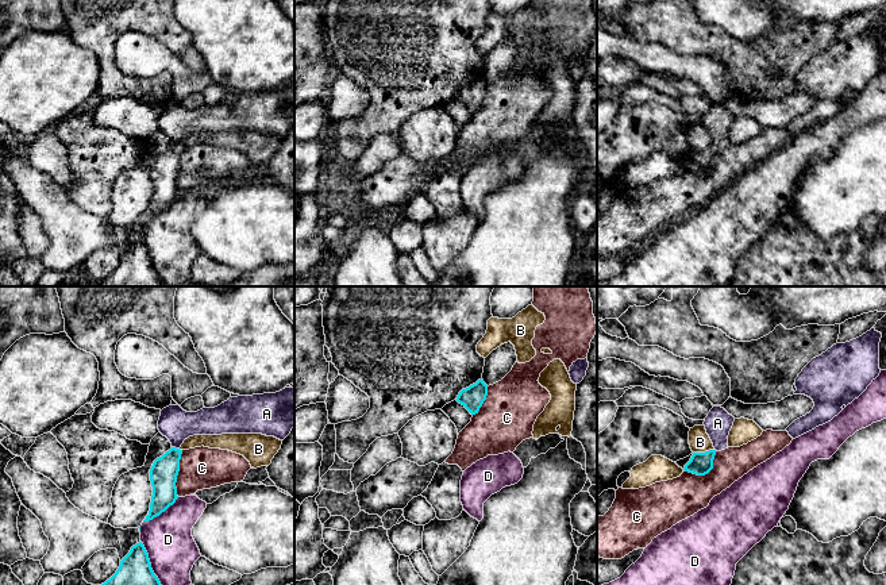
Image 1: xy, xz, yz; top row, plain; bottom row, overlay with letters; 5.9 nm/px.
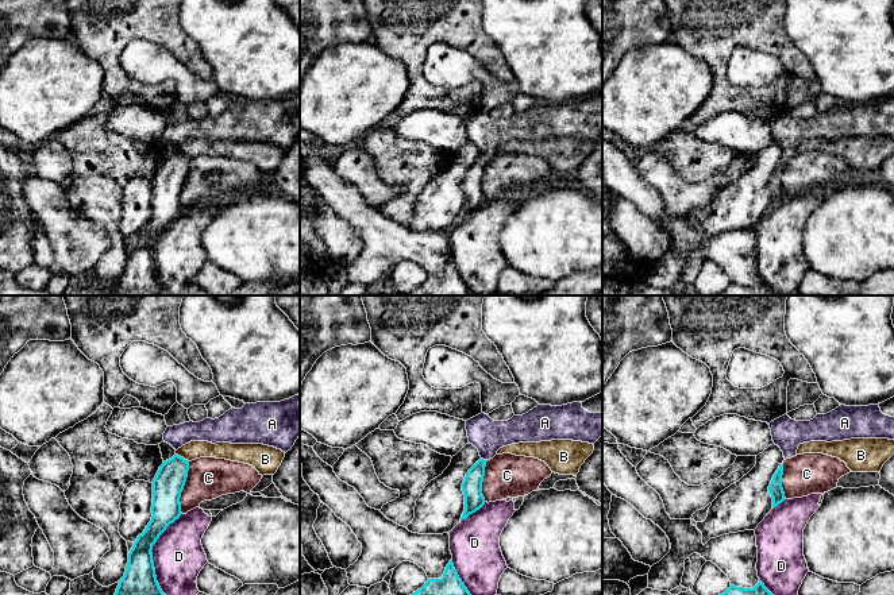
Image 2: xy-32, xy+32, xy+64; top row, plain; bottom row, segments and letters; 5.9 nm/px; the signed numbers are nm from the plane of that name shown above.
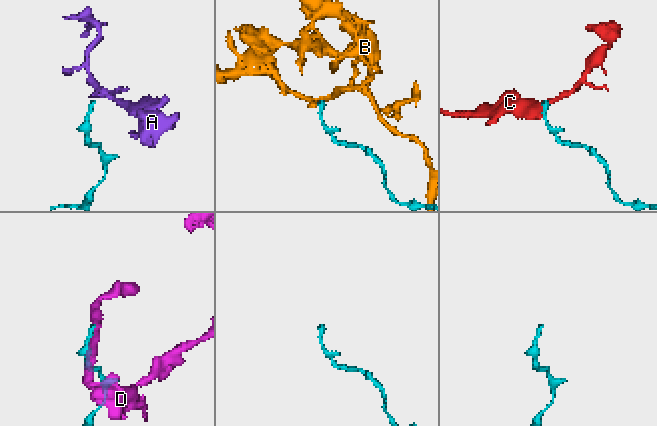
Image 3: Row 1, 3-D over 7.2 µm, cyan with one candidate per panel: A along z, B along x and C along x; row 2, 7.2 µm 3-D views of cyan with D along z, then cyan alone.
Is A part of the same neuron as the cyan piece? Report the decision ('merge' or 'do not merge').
do not merge

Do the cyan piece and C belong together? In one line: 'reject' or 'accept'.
reject

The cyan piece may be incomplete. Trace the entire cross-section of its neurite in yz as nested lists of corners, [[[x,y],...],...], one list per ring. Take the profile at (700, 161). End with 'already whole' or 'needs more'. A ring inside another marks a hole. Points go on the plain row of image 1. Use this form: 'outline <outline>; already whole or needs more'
outline [[[716,147],[693,150],[690,158],[685,162],[683,168],[697,173],[705,173],[713,166],[714,153]]]; already whole

